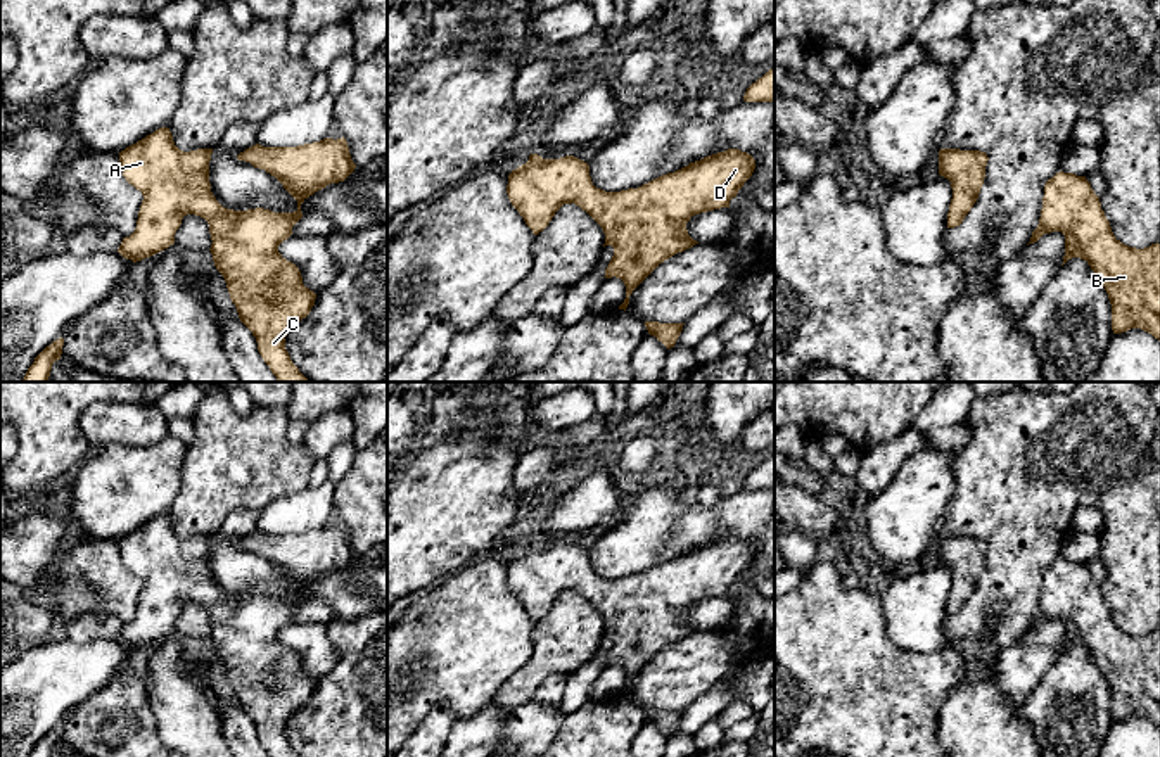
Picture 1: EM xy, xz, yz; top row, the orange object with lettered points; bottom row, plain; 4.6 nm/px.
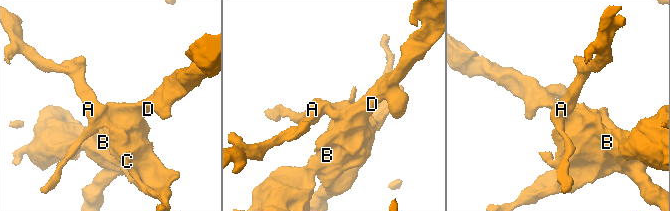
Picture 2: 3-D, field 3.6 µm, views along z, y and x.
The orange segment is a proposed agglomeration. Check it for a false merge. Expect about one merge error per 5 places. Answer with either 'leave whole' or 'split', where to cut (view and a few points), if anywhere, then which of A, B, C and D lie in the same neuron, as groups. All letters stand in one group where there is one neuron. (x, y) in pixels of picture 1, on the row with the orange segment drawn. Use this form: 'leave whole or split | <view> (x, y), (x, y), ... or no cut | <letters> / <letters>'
leave whole | no cut | A B C D

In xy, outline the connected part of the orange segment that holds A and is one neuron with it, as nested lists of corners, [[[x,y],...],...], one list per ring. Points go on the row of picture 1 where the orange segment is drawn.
[[[159,128],[119,152],[123,176],[142,192],[137,228],[124,237],[118,252],[133,263],[150,258],[175,244],[175,233],[187,214],[201,216],[209,225],[211,254],[216,270],[223,275],[240,321],[252,332],[258,351],[278,382],[309,382],[292,363],[285,337],[306,318],[315,306],[316,294],[303,283],[299,268],[287,261],[278,245],[292,235],[292,226],[303,218],[301,204],[330,183],[344,181],[356,168],[346,138],[323,138],[297,147],[263,147],[259,143],[237,156],[275,176],[297,200],[294,213],[273,213],[256,207],[233,211],[223,207],[211,192],[209,161],[213,149],[180,150],[169,128]]]

